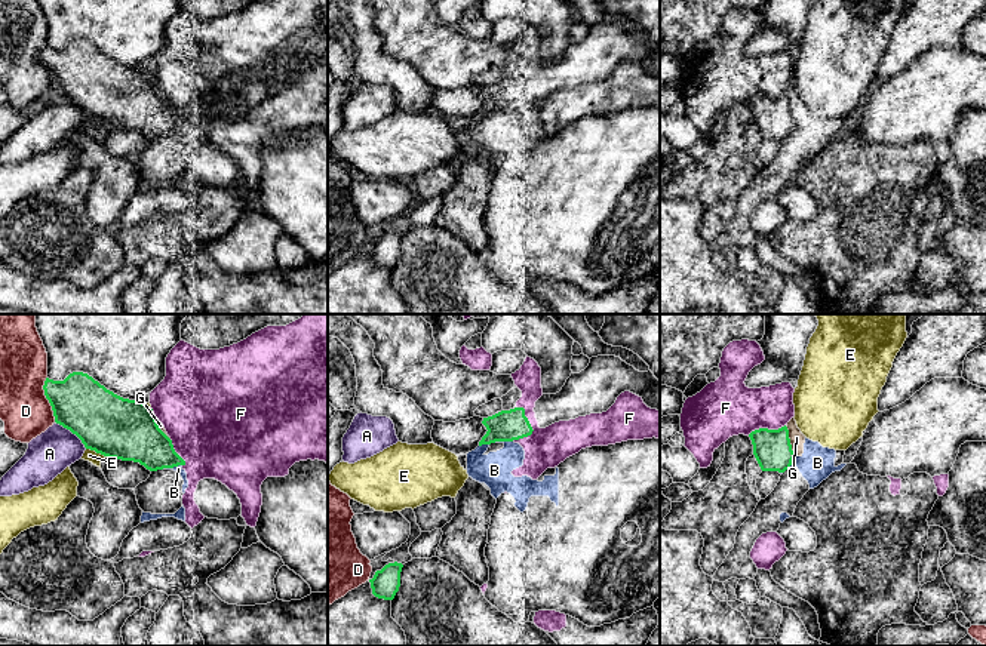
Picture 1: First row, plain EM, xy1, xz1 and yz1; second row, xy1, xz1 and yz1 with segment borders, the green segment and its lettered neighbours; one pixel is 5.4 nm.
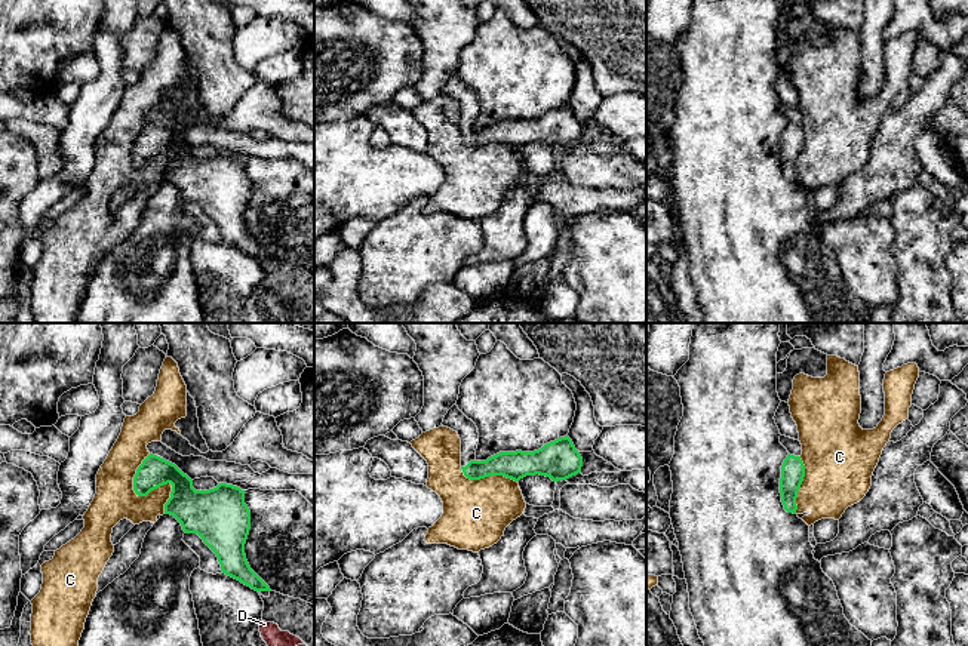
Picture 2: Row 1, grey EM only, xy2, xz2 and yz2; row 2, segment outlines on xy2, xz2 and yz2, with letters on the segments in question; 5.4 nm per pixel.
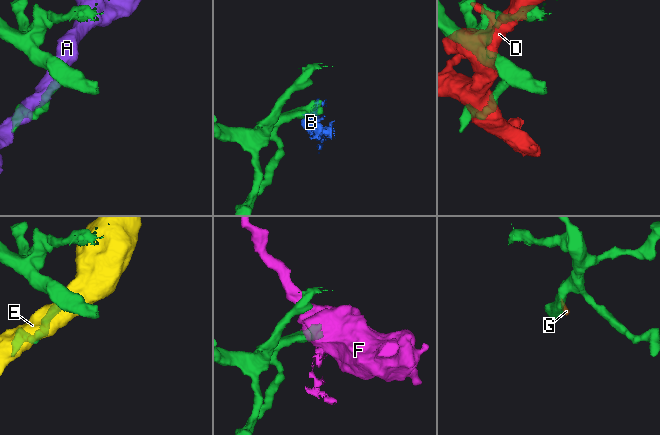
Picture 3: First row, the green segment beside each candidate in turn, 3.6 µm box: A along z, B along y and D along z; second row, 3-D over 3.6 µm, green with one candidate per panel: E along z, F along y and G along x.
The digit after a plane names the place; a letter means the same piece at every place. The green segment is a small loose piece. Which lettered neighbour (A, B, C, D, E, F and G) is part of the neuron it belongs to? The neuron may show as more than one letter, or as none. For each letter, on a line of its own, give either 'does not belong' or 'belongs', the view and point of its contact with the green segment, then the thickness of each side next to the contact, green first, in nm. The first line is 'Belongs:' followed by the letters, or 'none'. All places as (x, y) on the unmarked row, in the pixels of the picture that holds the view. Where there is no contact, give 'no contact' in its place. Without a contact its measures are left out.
Belongs: none
A: does not belong; contact xy1 (73, 101); calibres 320 and 240 nm
B: does not belong; contact xy1 (174, 134); calibres 260 and 40 nm
C: does not belong; contact xy2 (148, 160); calibres 200 and 220 nm
D: does not belong; contact xy1 (46, 65); calibres 300 and 260 nm
E: does not belong; contact xy1 (98, 120); calibres 320 and 70 nm
F: does not belong; contact xz1 (531, 95); calibres 170 and 220 nm
G: does not belong; contact yz1 (789, 108); calibres 200 and 80 nm

